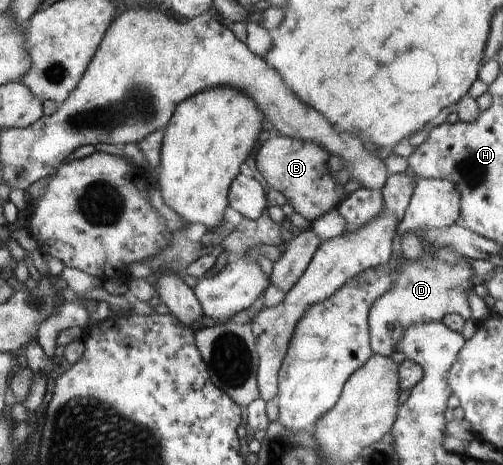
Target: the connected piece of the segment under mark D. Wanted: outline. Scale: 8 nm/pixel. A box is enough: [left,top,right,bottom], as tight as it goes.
[368,246,475,356]

